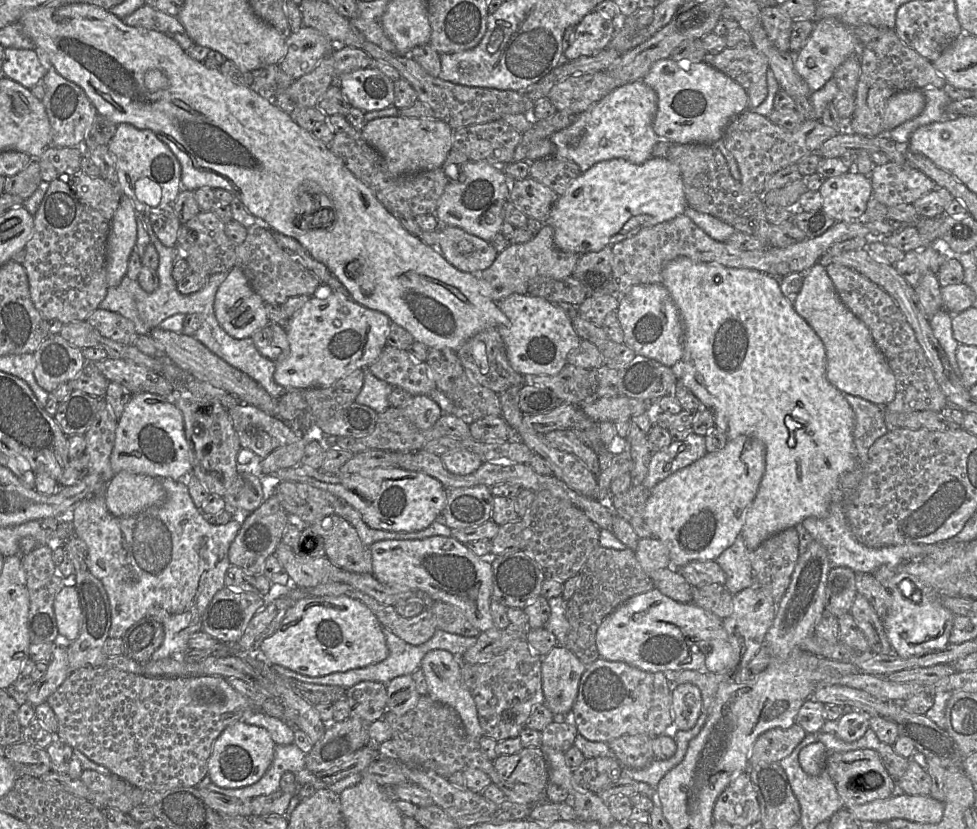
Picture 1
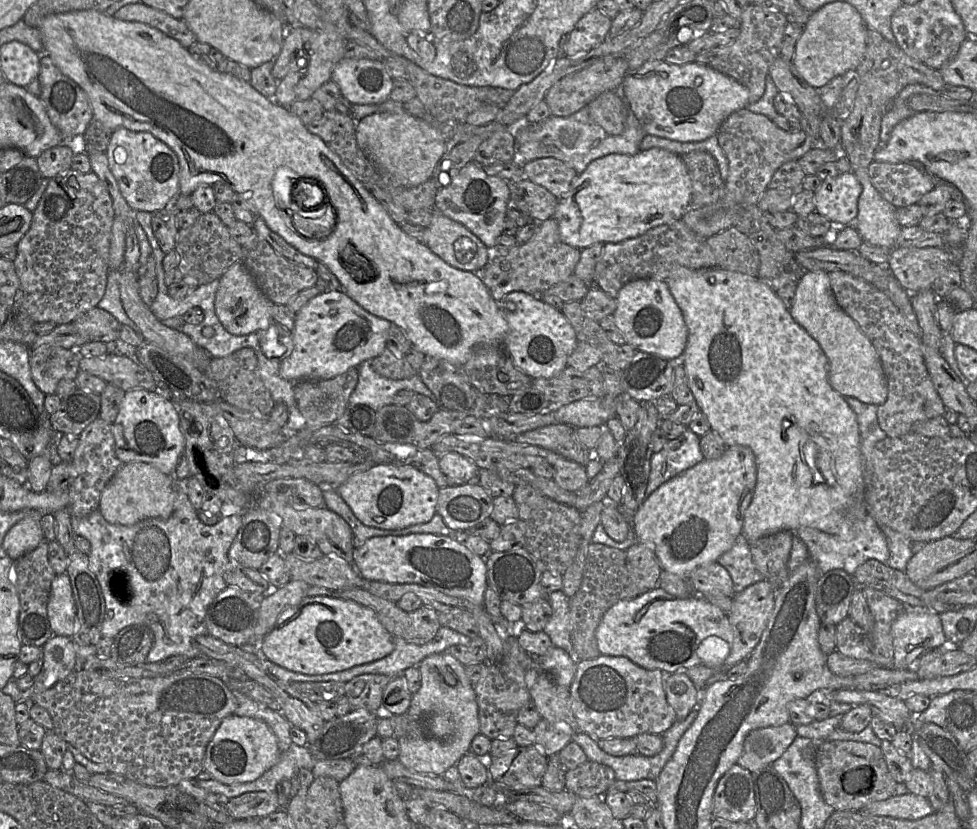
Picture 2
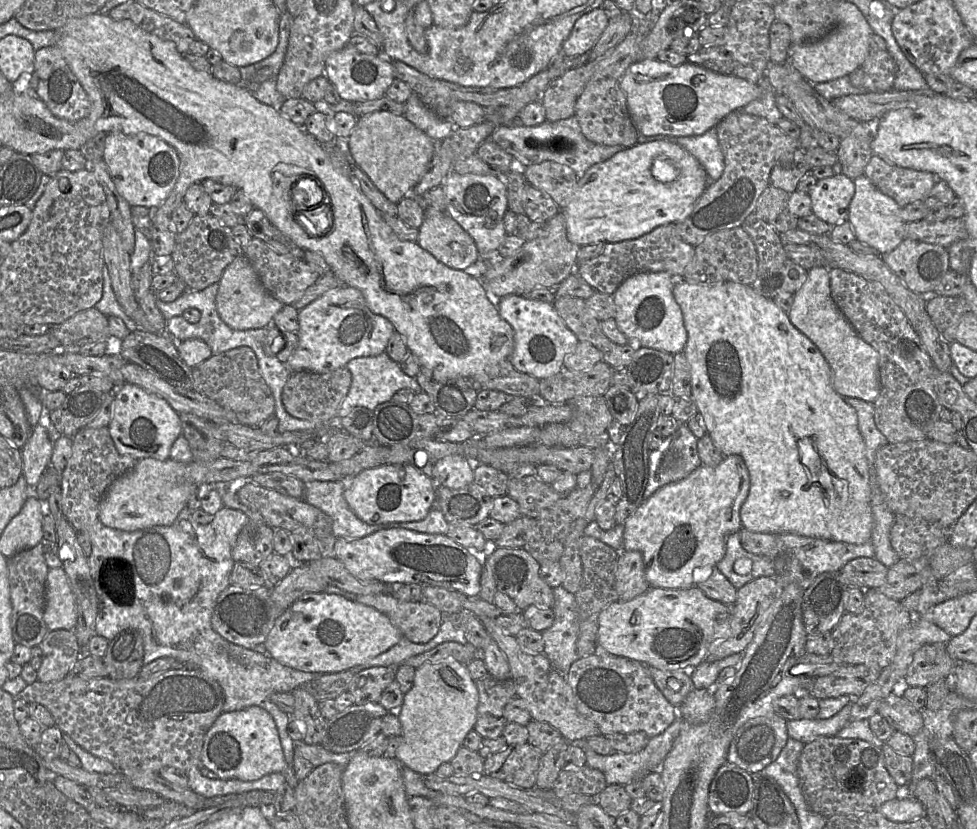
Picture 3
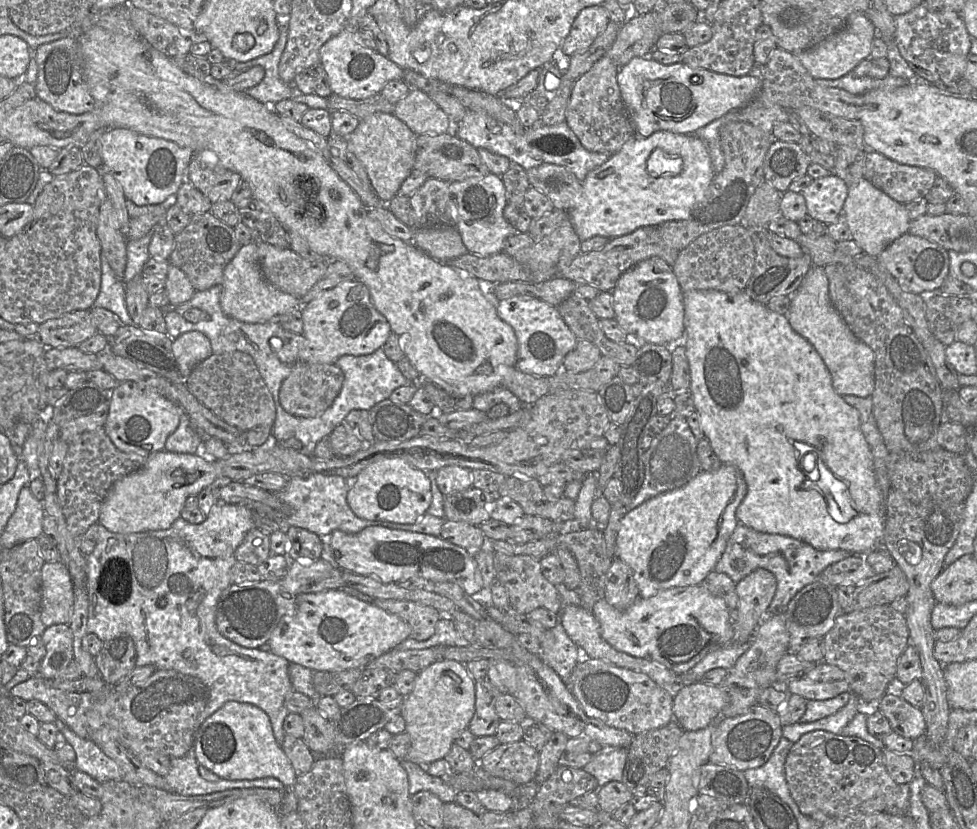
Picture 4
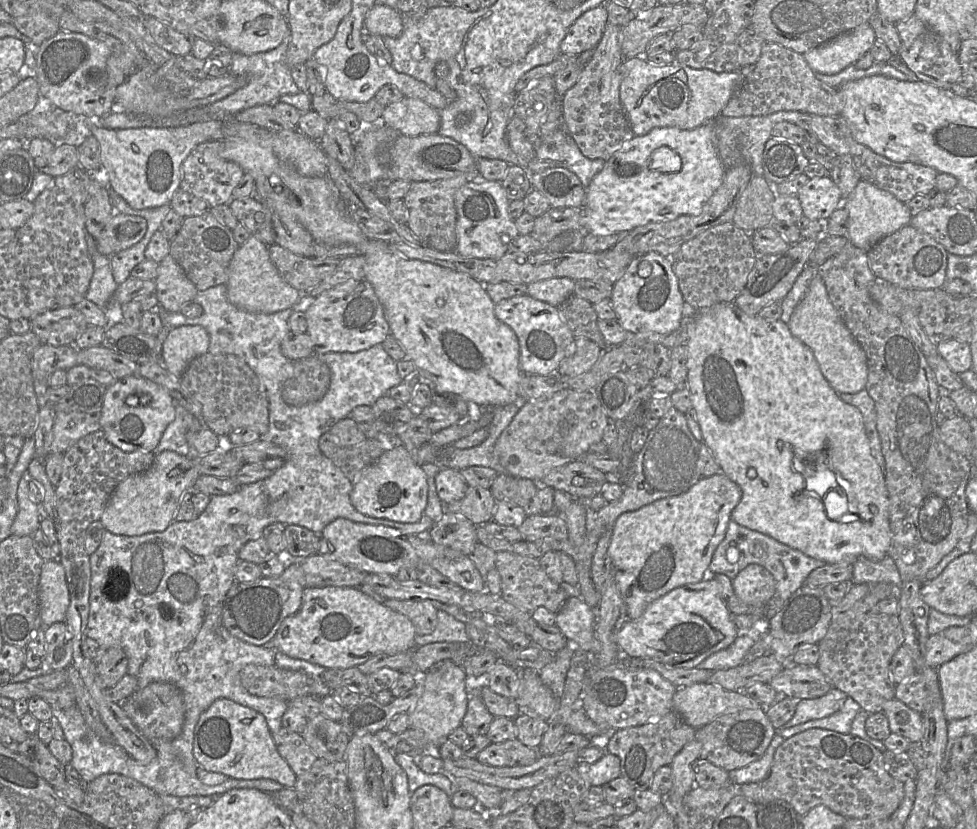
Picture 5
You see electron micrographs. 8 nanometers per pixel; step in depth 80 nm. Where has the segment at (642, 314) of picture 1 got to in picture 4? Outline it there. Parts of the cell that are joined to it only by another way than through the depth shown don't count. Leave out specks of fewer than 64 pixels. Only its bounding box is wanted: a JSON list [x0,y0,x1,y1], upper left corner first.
[611,257,685,345]

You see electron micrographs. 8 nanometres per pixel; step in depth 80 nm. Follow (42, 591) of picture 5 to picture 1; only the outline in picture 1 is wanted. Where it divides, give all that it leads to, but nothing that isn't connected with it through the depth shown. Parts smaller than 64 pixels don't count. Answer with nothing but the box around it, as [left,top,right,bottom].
[54,574,82,641]

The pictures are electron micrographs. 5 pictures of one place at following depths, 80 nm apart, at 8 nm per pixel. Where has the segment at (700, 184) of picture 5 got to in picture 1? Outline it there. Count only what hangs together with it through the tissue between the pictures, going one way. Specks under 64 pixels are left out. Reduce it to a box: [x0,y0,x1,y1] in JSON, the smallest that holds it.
[548,157,688,255]

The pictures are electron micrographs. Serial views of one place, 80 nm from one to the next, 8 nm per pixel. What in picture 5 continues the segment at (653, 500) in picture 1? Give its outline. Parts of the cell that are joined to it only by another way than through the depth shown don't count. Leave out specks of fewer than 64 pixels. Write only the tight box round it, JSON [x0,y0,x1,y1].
[608,473,741,620]

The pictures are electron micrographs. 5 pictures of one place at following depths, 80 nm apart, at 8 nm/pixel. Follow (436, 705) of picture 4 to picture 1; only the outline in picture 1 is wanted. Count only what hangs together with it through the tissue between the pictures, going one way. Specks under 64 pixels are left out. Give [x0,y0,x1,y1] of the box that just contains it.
[420,650,483,739]

